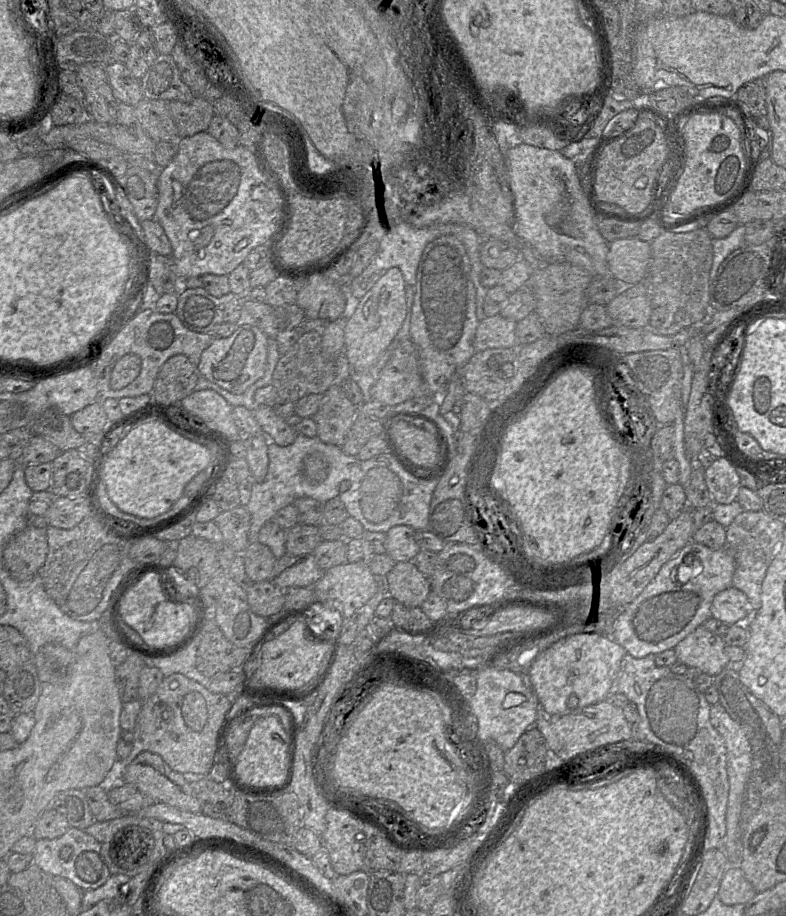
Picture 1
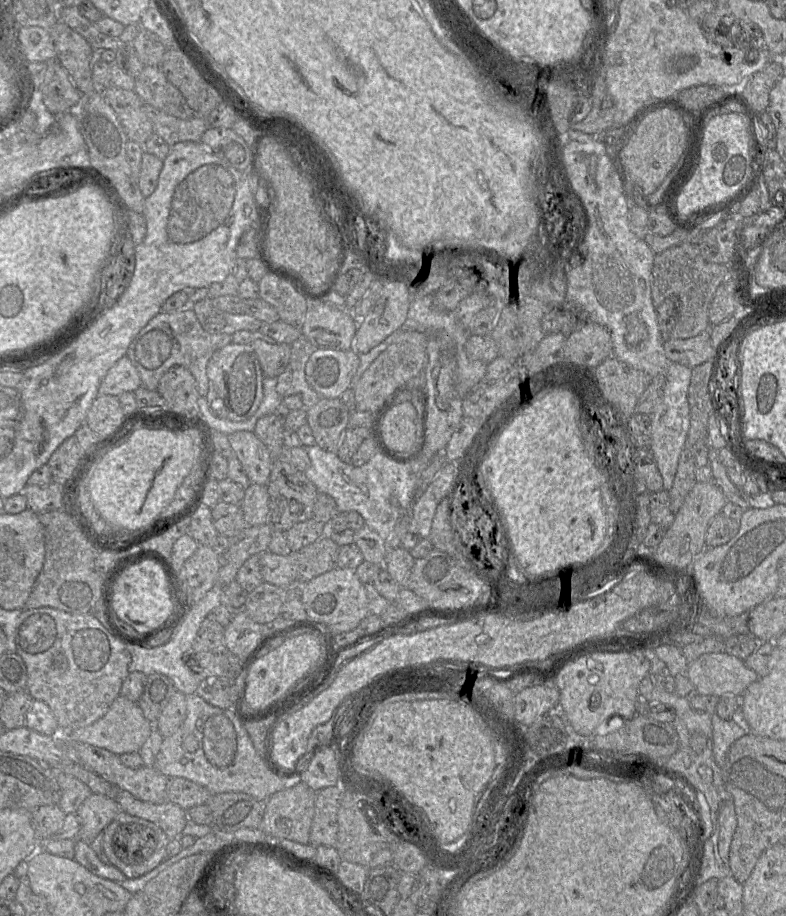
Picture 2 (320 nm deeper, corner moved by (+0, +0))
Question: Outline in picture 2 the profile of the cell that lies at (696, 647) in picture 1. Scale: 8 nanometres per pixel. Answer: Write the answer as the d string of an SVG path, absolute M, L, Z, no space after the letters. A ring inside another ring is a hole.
M726 652L703 654L691 662L685 672L697 694L741 697L759 676L743 660Z

